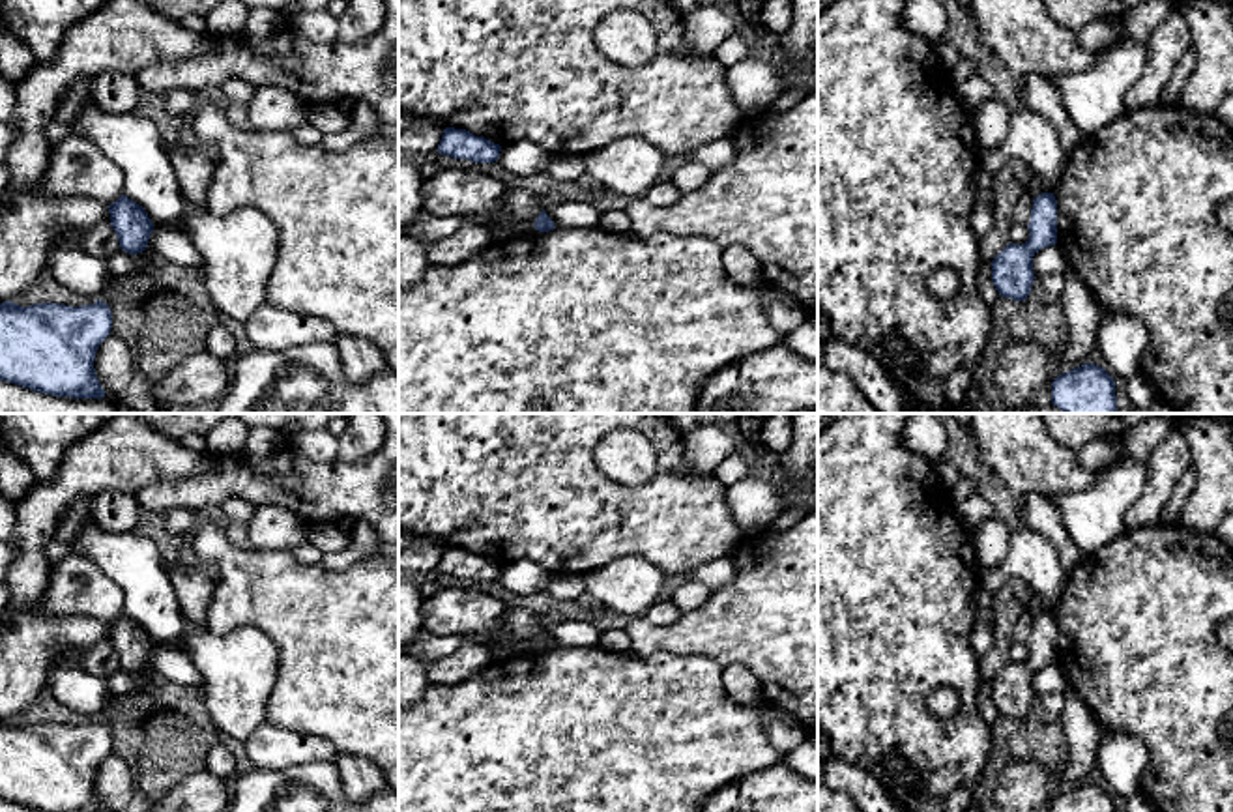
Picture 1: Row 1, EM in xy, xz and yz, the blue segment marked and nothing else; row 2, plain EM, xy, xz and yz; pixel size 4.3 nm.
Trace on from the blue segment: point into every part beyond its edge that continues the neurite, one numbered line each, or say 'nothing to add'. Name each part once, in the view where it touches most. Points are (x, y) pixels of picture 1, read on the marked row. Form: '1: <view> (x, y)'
nothing to add

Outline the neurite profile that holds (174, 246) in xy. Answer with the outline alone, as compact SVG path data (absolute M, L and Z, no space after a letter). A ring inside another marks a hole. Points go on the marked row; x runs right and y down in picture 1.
M176 228L153 230L148 245L167 262L185 269L196 269L206 264L204 253L185 232Z

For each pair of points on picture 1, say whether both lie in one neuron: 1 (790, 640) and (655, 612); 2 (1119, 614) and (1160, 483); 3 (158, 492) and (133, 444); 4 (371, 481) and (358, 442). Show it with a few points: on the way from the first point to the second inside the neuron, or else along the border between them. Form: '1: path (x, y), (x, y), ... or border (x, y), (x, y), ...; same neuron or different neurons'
1: border (683, 614), (667, 625), (650, 625), (642, 620); different neurons
2: border (1159, 521), (1127, 530); different neurons
3: border (197, 474), (169, 483), (150, 483), (133, 494); different neurons
4: border (378, 448), (365, 459), (337, 459); different neurons

